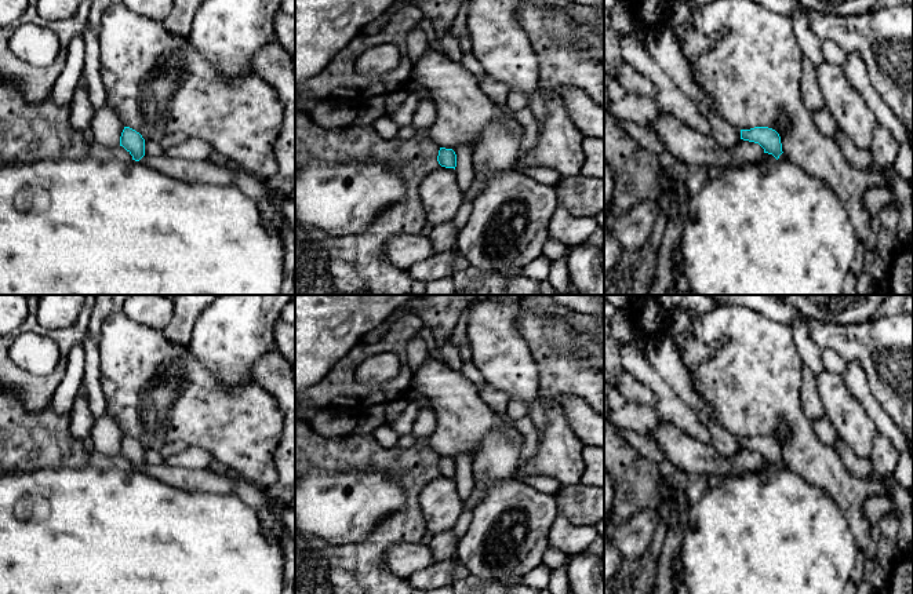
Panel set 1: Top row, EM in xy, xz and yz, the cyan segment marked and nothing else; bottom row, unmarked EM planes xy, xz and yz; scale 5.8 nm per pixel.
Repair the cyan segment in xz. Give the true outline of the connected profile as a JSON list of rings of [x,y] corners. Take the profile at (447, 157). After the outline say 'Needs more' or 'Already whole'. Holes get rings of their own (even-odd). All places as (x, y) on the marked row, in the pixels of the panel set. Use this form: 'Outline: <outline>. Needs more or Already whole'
Outline: [[[440,147],[437,161],[441,167],[455,170],[455,167],[456,167],[456,154],[452,149]]]. Already whole

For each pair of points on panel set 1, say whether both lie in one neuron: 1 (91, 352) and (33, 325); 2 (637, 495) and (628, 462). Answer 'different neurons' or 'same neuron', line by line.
1: different neurons
2: same neuron

